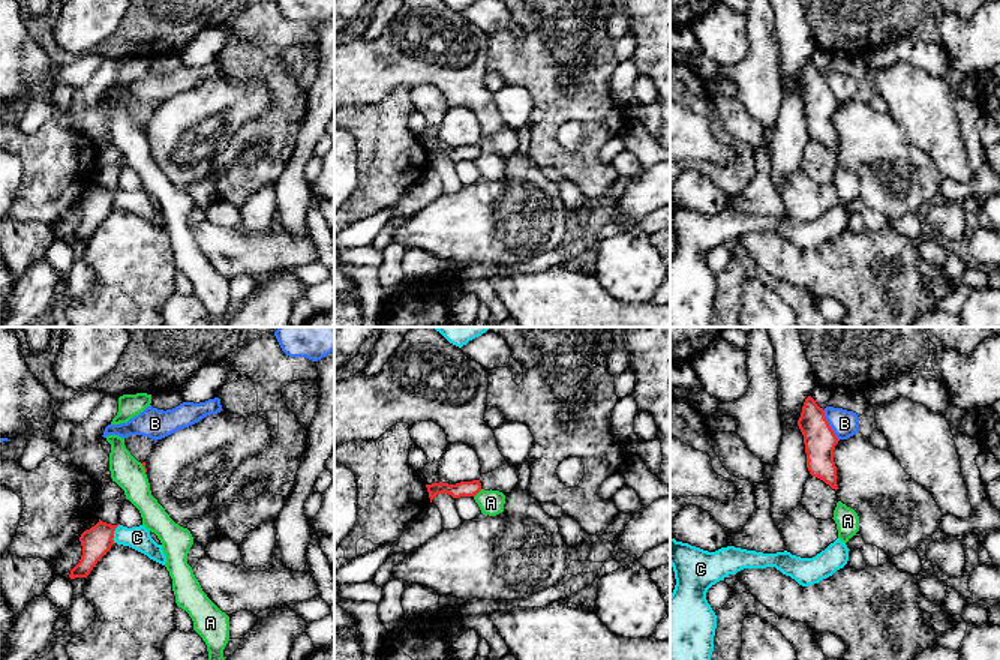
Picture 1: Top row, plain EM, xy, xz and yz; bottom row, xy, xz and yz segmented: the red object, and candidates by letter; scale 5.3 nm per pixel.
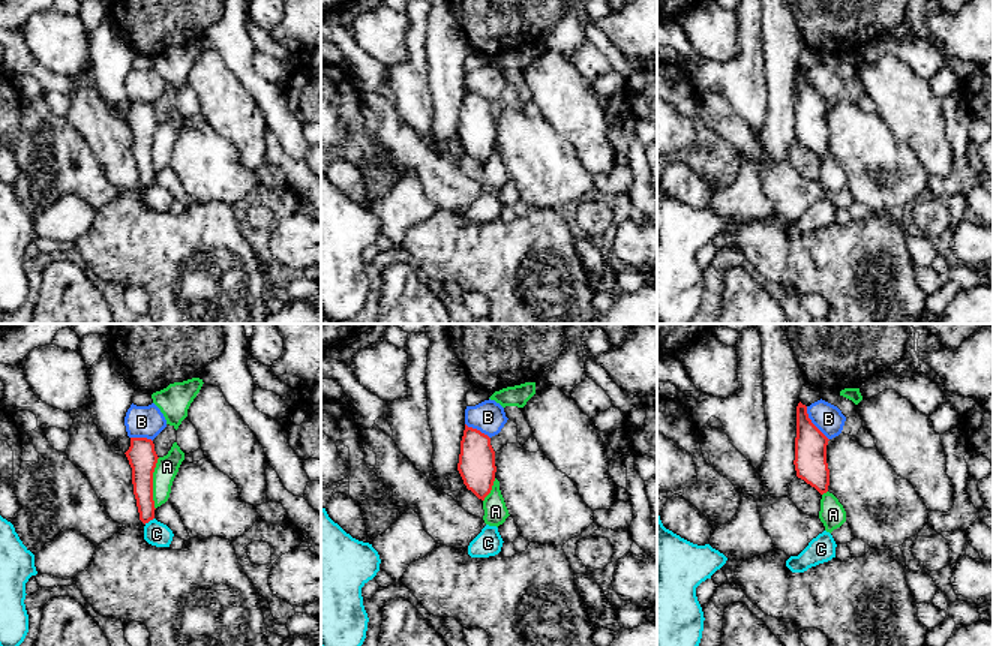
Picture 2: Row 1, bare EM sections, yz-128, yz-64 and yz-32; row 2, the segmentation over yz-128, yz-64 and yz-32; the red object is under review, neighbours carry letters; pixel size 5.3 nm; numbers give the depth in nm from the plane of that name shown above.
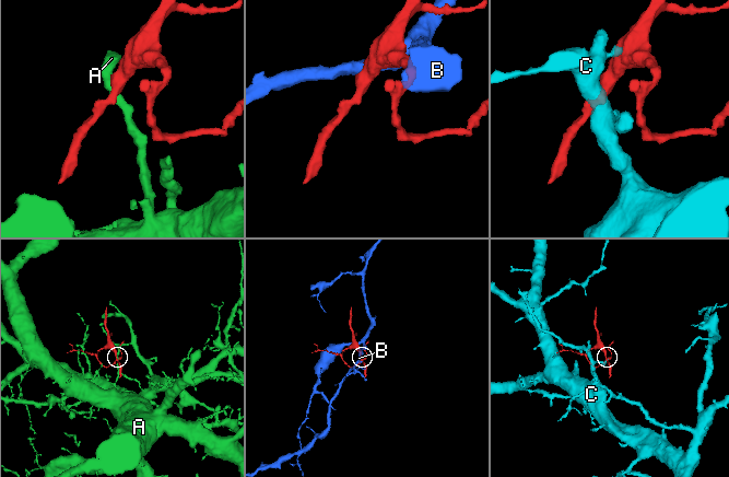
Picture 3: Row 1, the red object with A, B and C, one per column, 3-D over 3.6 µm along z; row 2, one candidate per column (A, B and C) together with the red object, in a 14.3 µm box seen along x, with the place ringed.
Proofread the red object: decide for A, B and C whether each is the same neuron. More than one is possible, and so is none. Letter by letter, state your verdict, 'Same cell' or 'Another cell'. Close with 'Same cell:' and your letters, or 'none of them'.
A: Another cell
B: Another cell
C: Another cell
Same cell: none of them

